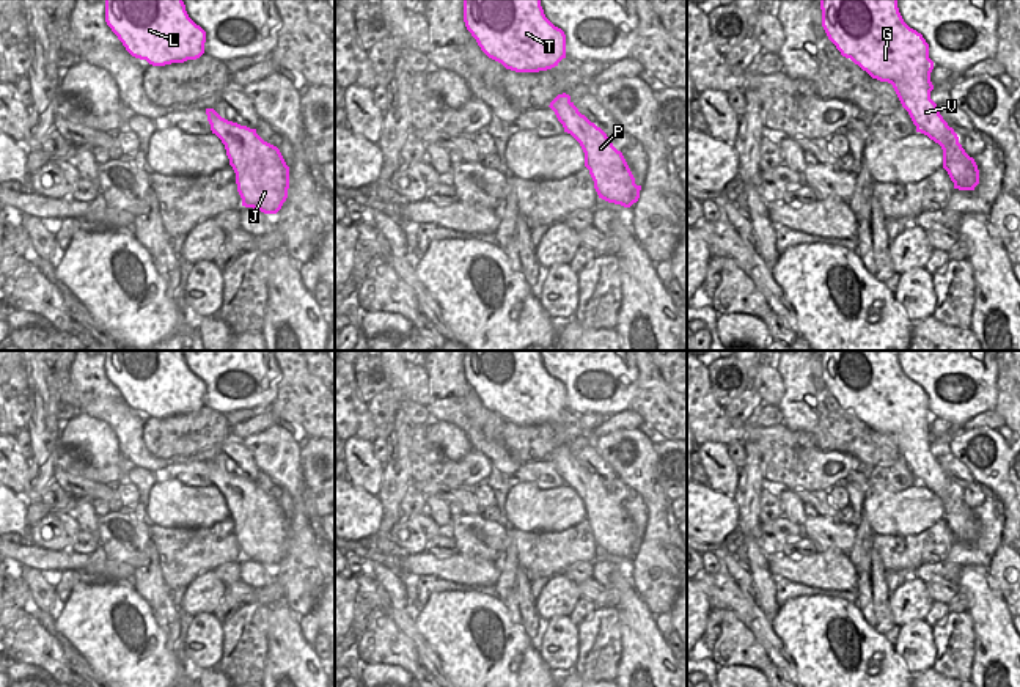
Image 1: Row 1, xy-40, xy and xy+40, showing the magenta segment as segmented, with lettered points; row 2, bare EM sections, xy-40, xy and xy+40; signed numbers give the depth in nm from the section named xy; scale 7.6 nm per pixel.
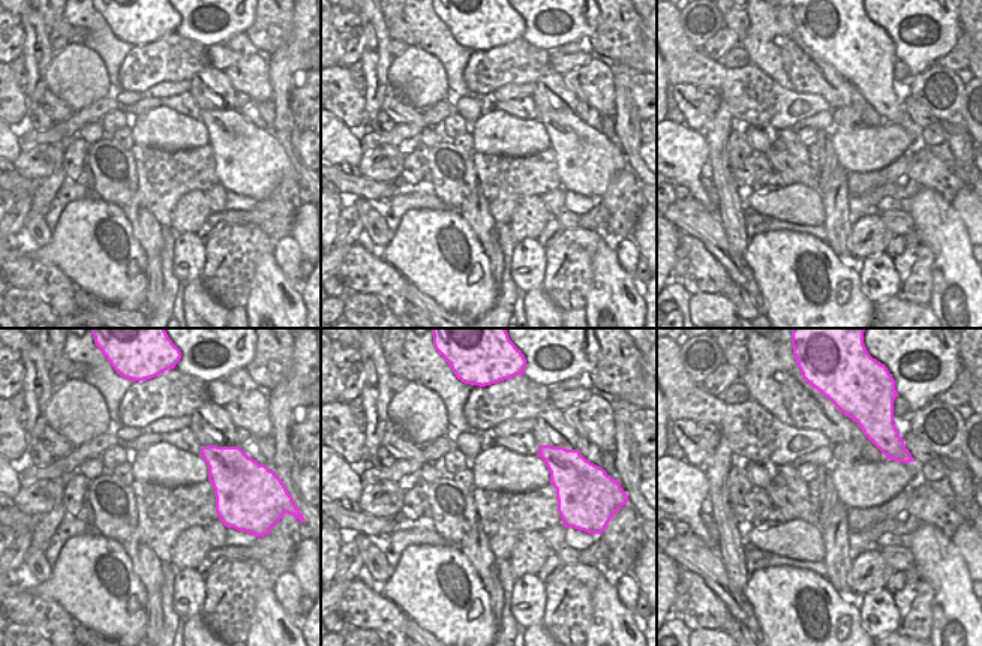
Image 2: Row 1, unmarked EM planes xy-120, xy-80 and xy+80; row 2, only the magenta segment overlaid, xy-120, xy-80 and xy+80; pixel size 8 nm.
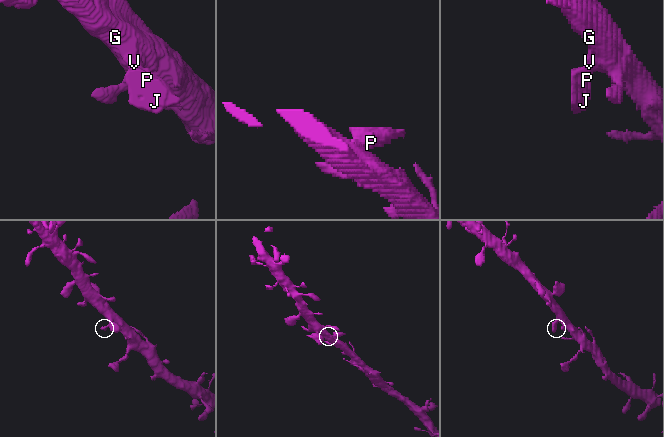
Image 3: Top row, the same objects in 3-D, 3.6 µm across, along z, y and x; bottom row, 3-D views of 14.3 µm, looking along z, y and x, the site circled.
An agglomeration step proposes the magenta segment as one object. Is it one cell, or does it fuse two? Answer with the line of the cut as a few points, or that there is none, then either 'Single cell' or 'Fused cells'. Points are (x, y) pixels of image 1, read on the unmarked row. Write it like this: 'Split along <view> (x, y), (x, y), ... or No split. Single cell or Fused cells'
No split. Single cell

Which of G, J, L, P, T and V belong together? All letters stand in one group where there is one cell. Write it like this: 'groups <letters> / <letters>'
groups G J L P T V

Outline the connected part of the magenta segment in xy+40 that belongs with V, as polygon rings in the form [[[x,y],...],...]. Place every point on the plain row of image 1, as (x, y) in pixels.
[[[820,351],[822,379],[842,409],[872,431],[893,437],[916,484],[941,498],[943,520],[954,541],[974,542],[979,536],[978,517],[930,451],[934,413],[929,396],[904,374],[897,352]]]

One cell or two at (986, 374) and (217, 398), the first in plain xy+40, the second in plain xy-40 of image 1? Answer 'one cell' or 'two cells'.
one cell

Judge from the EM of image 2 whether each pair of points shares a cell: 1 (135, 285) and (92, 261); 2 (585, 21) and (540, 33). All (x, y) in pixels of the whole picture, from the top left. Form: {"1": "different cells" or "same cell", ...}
{"1": "same cell", "2": "same cell"}

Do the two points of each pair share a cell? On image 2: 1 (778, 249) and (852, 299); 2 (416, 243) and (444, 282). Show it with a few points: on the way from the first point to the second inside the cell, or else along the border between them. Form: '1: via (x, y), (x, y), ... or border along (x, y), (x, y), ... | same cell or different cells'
1: via (793, 273), (804, 300), (816, 308), (828, 308) | same cell
2: via (425, 252), (444, 273) | same cell

